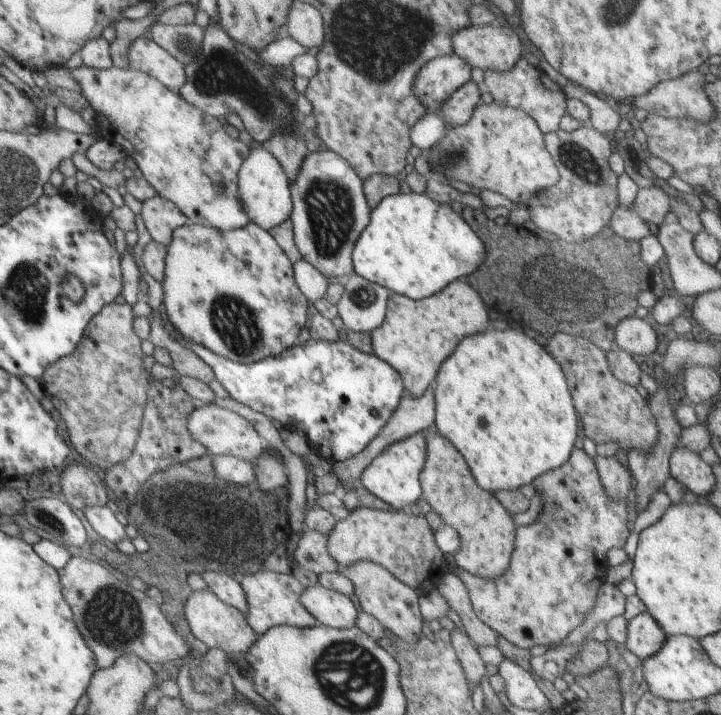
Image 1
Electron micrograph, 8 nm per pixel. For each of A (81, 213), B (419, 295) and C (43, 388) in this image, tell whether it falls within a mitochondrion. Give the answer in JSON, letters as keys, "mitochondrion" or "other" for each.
{"A":"other","B":"other","C":"other"}

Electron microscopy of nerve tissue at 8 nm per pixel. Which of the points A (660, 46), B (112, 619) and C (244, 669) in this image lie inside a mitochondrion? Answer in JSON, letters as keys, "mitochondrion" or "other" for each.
{"A":"other","B":"mitochondrion","C":"other"}

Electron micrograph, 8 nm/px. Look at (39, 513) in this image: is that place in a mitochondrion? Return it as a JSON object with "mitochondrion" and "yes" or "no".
{"mitochondrion":"yes"}

